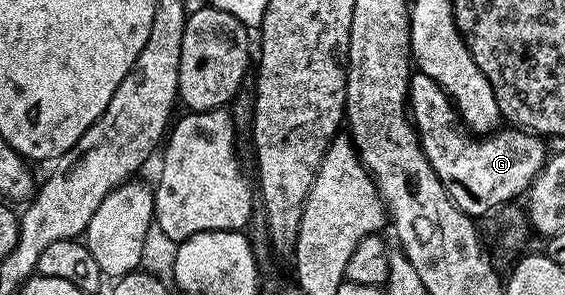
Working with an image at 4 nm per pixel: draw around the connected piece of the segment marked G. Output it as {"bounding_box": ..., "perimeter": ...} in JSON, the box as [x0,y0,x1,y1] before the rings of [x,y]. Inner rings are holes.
{"bounding_box":[407,71,546,219],"perimeter":[[[419,71],[409,78],[407,108],[427,163],[431,163],[455,207],[471,218],[481,219],[484,213],[513,203],[508,201],[515,200],[520,193],[521,196],[528,194],[529,185],[546,163],[546,142],[538,134],[501,127],[480,139],[470,135],[448,95]]]}

